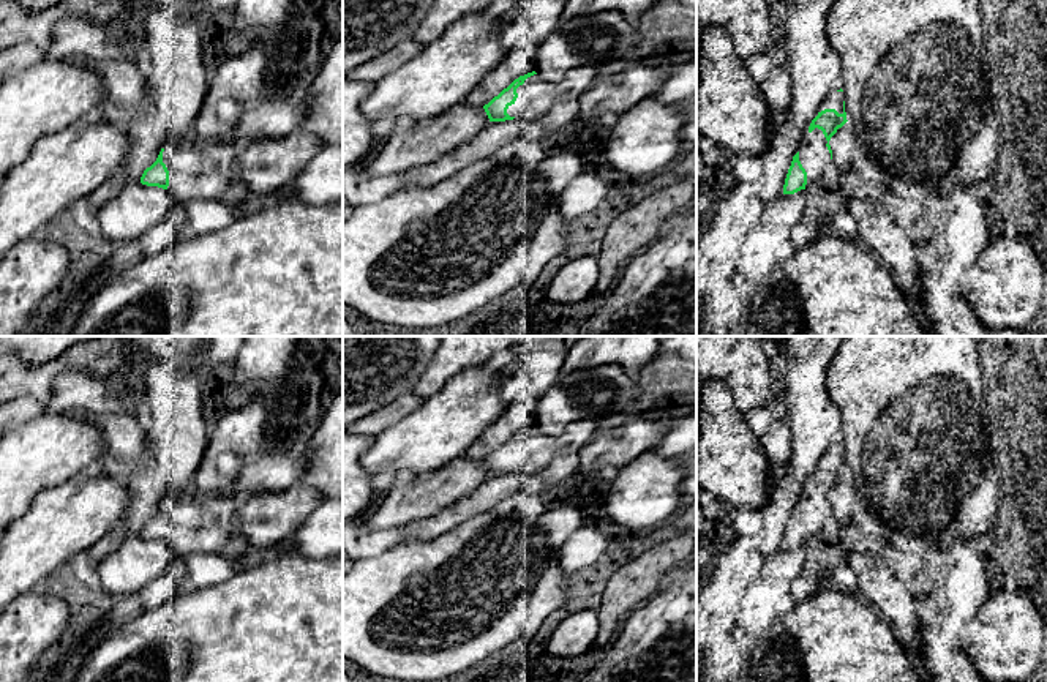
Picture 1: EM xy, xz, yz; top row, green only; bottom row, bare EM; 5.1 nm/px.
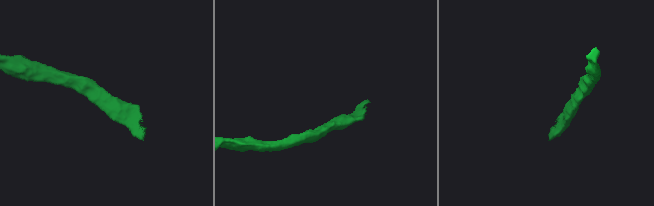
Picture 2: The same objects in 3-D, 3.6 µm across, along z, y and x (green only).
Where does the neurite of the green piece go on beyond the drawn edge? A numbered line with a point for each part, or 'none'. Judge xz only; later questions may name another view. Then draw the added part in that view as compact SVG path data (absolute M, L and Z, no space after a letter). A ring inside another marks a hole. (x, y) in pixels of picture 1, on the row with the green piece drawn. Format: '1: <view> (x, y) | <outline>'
1: xz (536, 97) | M594 66L569 71L556 84L550 84L534 74L516 88L518 98L508 106L507 114L521 120L540 118L559 104L578 101L595 84L595 76Z

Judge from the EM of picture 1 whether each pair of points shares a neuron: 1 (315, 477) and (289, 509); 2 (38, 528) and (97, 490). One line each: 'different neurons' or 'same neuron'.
1: different neurons
2: same neuron

